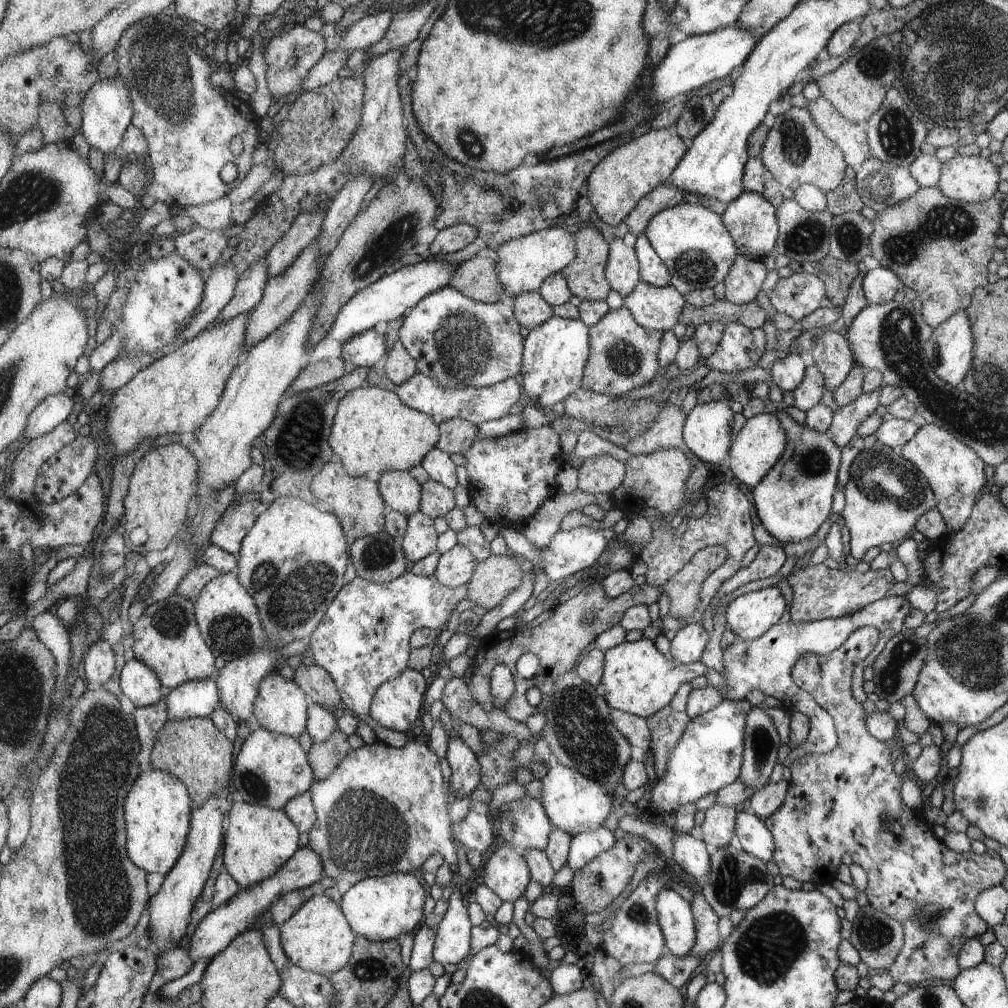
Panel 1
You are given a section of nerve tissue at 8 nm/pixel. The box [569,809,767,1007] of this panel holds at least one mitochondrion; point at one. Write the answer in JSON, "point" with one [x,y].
{"point":[639,914]}

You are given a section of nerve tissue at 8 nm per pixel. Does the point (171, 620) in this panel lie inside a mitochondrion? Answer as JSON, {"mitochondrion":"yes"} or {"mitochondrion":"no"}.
{"mitochondrion":"yes"}

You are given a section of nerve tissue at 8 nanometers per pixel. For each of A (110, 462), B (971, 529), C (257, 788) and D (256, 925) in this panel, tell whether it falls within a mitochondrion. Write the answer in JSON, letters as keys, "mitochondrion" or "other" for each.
{"A":"other","B":"other","C":"mitochondrion","D":"other"}

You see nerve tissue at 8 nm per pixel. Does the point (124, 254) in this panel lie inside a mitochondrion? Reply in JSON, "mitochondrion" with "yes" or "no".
{"mitochondrion":"no"}

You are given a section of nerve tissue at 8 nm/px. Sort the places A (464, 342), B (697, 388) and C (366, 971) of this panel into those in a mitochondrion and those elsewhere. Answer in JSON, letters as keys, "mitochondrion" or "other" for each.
{"A":"mitochondrion","B":"other","C":"mitochondrion"}

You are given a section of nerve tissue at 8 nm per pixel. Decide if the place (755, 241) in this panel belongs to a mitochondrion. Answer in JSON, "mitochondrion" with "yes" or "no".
{"mitochondrion":"no"}

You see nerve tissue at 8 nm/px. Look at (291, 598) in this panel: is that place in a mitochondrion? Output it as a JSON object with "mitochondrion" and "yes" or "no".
{"mitochondrion":"yes"}

